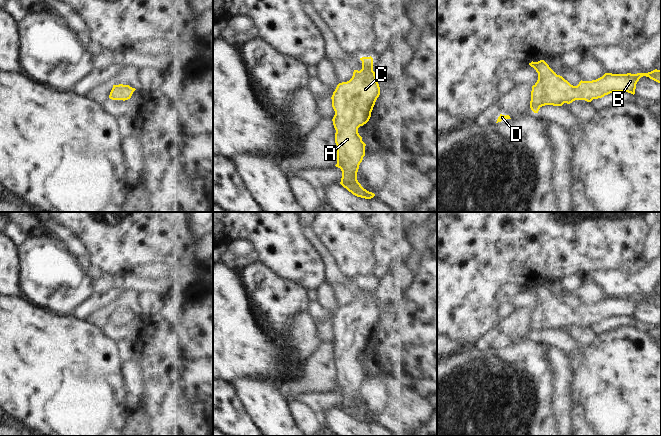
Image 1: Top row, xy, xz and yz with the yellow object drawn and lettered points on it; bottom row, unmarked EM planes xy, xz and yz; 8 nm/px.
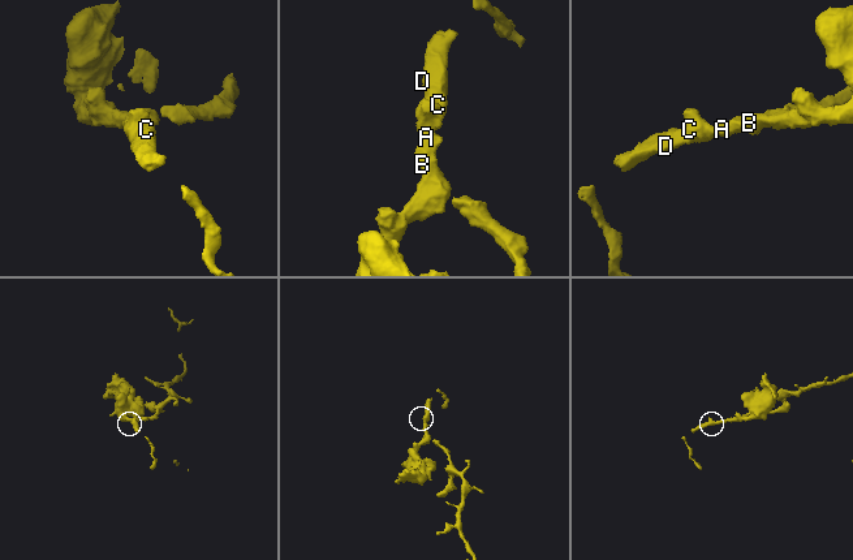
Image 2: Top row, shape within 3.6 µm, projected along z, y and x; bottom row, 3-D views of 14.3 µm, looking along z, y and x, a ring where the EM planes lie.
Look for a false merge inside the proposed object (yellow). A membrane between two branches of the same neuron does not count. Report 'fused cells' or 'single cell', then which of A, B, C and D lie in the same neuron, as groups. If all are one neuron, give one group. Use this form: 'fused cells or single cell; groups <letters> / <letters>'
single cell; groups A B C D

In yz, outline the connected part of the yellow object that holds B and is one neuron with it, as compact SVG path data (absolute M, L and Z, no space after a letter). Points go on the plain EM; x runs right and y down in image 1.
M544 285L529 287L538 297L538 304L532 310L530 332L534 337L545 329L562 330L575 324L591 326L613 316L635 318L636 308L643 300L661 308L661 294L637 298L605 297L592 305L580 305L577 310L571 309L562 300L557 299Z

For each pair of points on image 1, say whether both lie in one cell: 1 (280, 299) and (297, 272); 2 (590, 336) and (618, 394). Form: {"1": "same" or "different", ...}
{"1": "different", "2": "different"}

